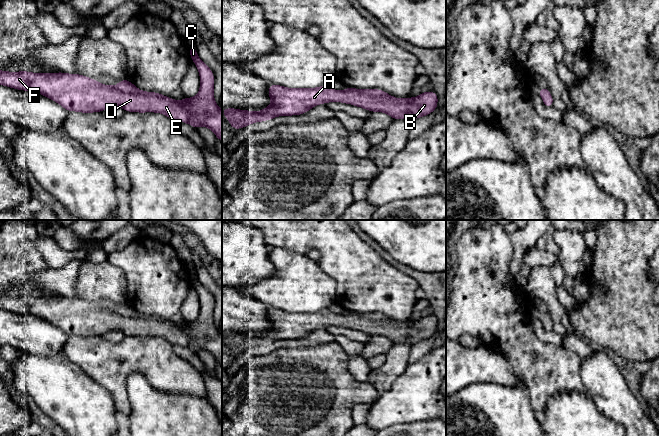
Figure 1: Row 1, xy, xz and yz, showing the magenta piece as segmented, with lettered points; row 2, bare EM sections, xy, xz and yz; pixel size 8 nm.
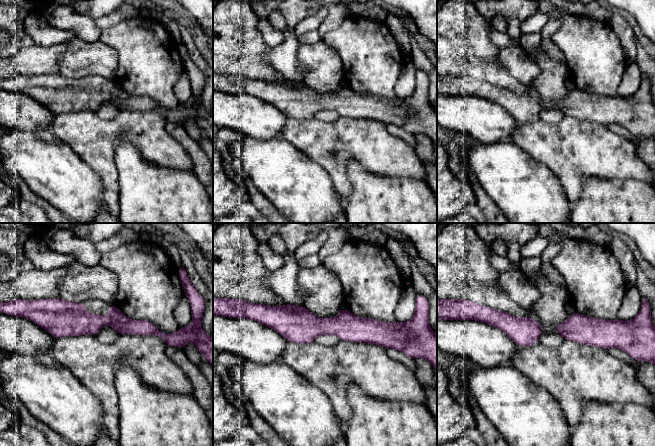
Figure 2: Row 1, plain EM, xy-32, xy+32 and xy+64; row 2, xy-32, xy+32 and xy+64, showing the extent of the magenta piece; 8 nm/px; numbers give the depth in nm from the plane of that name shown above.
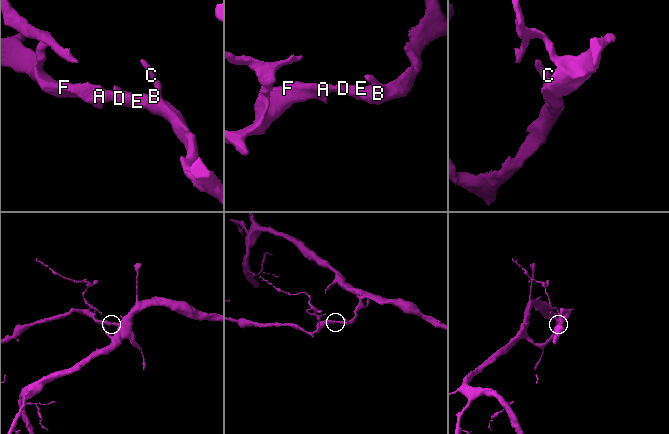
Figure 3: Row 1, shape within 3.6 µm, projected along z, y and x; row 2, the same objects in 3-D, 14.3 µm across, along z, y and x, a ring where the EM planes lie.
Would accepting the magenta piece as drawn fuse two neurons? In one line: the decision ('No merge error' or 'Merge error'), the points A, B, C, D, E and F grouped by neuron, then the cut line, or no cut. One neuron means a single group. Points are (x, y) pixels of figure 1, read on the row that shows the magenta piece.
No merge error. Groups: A B C D E F. No split

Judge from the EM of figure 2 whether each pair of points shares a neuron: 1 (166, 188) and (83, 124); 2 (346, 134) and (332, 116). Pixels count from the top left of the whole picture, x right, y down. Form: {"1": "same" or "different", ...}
{"1": "different", "2": "different"}

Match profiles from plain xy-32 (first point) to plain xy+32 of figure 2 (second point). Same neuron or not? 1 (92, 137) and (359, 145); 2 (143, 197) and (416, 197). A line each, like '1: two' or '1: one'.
1: one
2: one

